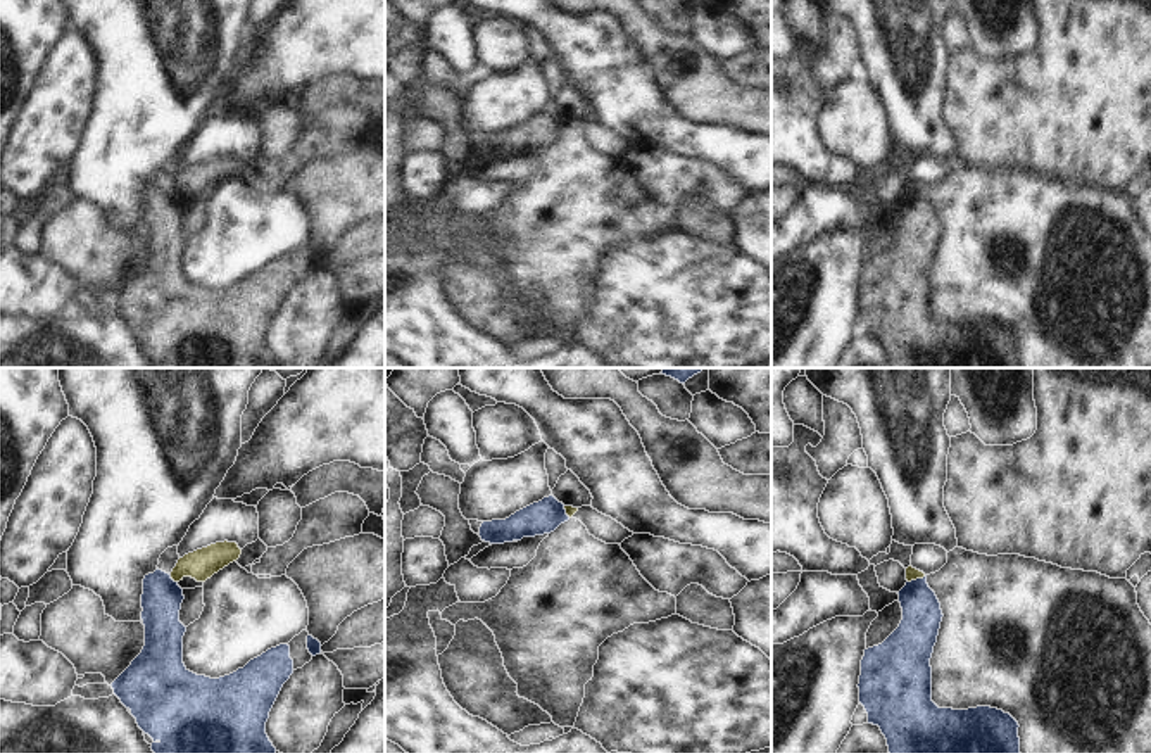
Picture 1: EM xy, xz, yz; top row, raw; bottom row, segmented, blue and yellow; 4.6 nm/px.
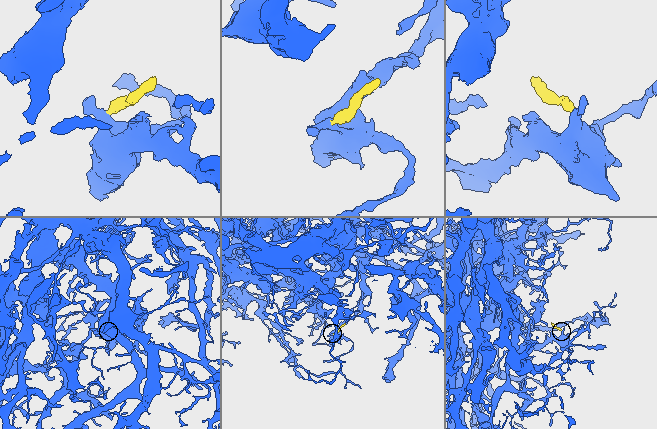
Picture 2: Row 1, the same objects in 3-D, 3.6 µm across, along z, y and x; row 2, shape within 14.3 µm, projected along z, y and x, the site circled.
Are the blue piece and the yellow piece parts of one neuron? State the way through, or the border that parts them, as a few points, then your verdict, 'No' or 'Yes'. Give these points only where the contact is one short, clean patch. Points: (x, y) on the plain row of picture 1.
Boundary: yz (925, 189), (908, 196). No

